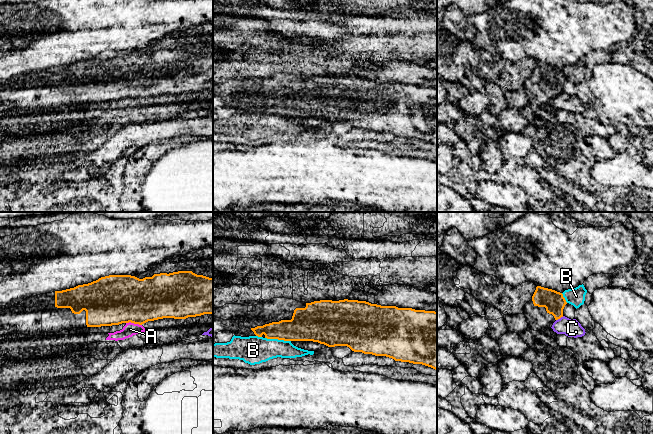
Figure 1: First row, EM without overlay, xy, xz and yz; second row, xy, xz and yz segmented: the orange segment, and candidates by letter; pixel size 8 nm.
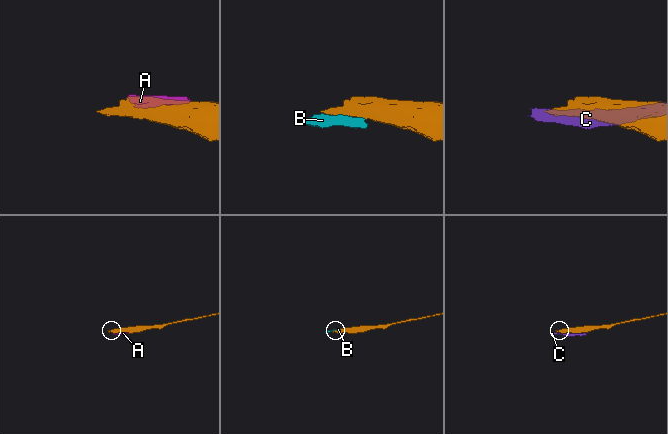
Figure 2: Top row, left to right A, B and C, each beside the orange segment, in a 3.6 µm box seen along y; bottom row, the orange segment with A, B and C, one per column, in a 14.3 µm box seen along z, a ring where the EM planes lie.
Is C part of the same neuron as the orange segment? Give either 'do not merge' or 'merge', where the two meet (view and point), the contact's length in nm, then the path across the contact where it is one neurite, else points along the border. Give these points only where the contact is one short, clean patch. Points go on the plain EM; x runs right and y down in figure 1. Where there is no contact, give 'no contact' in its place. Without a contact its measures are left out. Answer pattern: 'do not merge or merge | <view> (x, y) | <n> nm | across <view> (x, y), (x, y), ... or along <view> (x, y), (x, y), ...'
do not merge | yz (559, 94) | 70 nm

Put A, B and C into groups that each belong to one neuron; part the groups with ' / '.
A / B / C

